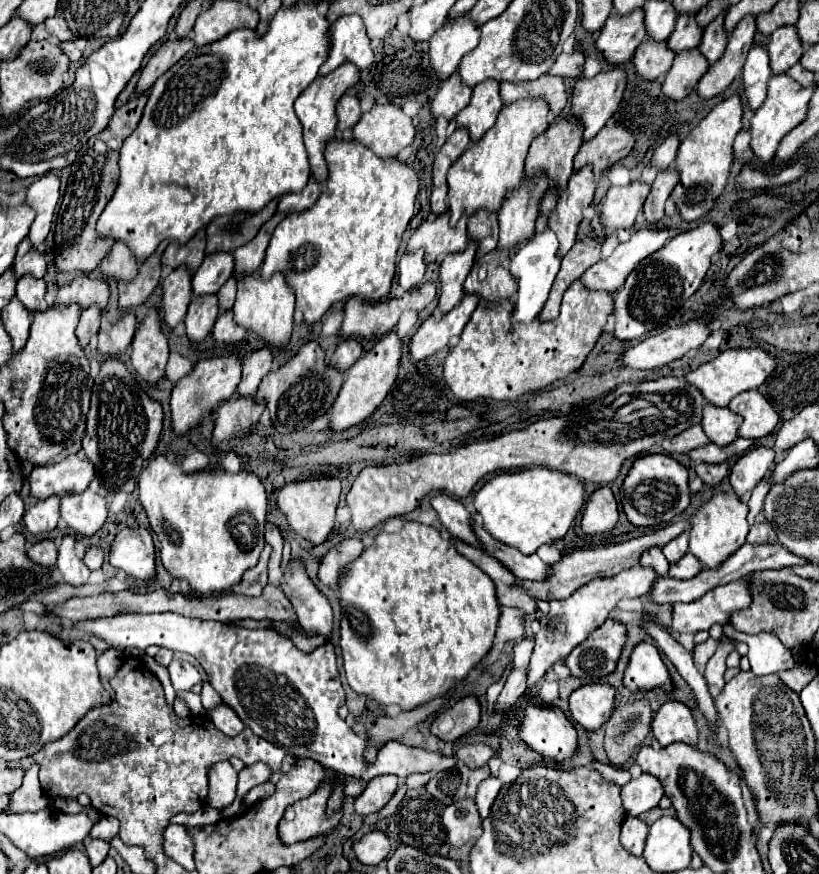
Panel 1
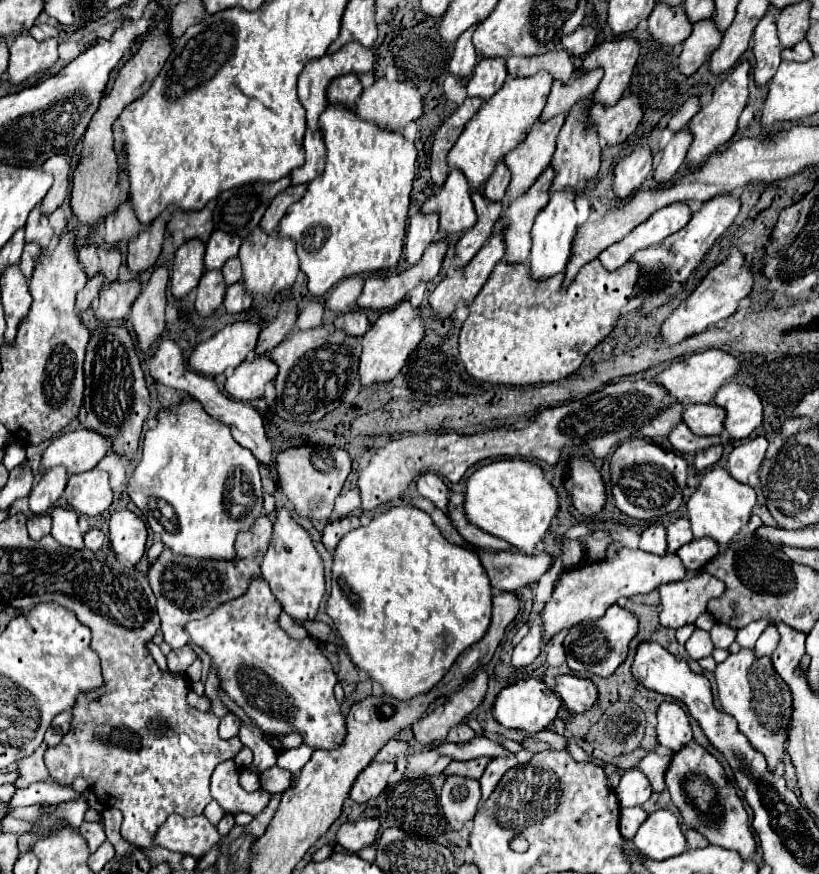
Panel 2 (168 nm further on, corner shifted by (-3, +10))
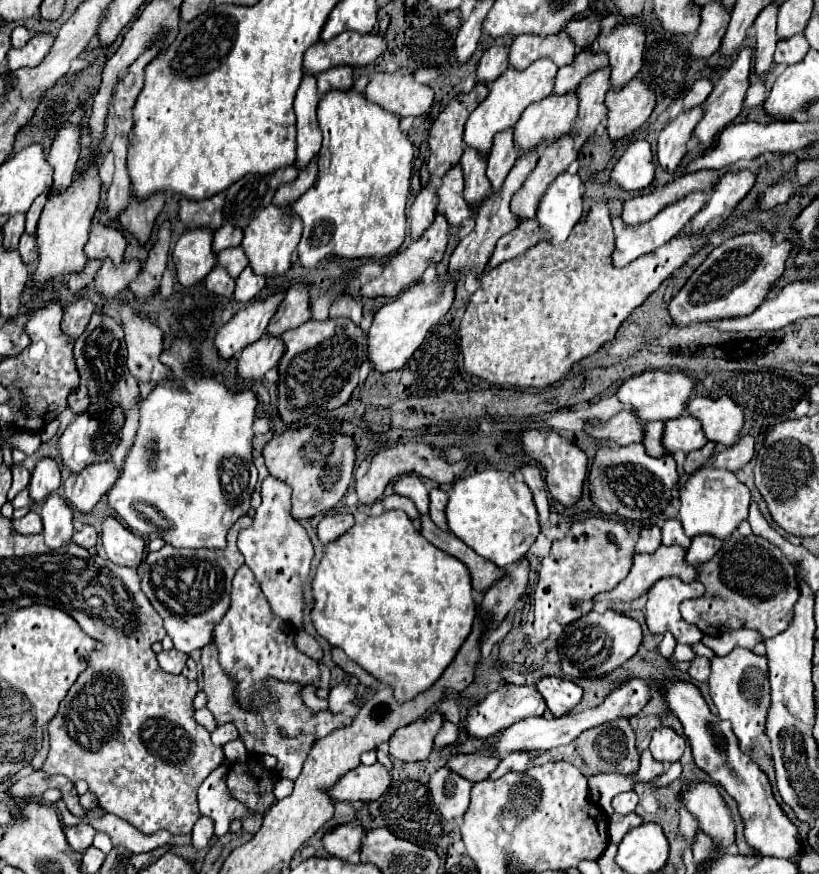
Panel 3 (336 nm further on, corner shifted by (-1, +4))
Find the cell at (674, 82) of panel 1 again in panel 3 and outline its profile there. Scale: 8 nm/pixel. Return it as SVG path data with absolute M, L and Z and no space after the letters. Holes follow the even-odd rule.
M721 1L709 3L701 11L701 25L697 29L697 35L691 43L691 55L697 59L707 59L711 57L717 49L719 43L727 31L729 25L729 15L731 11L723 9Z

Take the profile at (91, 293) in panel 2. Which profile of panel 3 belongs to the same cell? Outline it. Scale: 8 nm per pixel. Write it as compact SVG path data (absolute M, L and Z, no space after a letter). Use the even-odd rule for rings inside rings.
M87 261L83 273L77 273L77 275L71 275L69 277L69 283L67 283L69 289L75 295L79 295L83 289L91 287L93 285L93 279L95 279L95 273L99 271L99 267L101 267L101 261Z

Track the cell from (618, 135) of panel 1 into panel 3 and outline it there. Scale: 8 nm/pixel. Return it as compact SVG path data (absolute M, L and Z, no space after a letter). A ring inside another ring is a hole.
M633 79L621 91L607 91L605 105L609 109L607 131L611 141L619 141L633 131L637 131L653 113L655 99L653 91L641 83L641 79Z

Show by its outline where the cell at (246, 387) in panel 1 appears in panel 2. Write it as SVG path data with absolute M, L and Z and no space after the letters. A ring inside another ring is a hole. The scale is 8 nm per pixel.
M285 299L281 301L279 313L273 321L269 321L265 325L265 329L259 333L259 341L257 341L257 355L265 355L269 353L275 345L279 345L297 325L297 301L295 299Z

